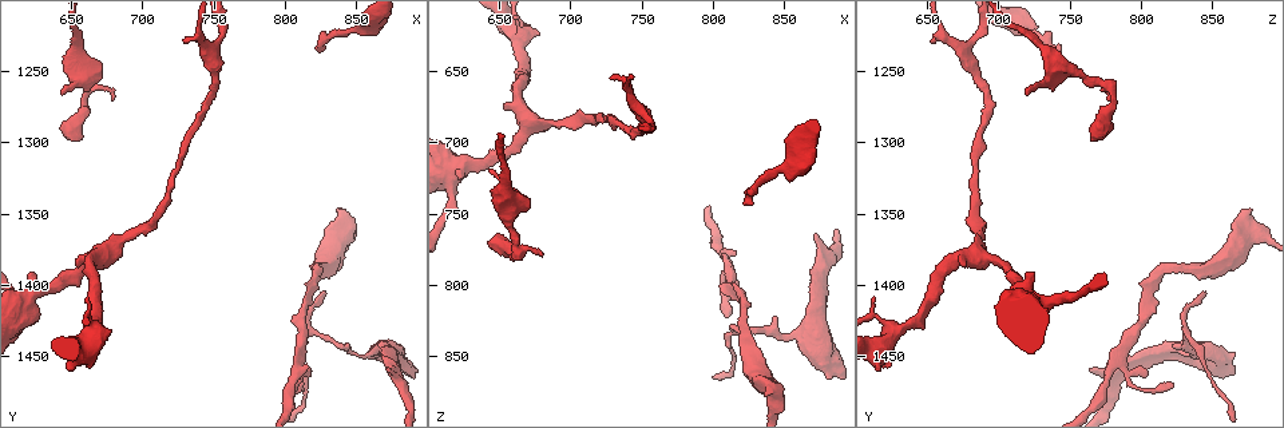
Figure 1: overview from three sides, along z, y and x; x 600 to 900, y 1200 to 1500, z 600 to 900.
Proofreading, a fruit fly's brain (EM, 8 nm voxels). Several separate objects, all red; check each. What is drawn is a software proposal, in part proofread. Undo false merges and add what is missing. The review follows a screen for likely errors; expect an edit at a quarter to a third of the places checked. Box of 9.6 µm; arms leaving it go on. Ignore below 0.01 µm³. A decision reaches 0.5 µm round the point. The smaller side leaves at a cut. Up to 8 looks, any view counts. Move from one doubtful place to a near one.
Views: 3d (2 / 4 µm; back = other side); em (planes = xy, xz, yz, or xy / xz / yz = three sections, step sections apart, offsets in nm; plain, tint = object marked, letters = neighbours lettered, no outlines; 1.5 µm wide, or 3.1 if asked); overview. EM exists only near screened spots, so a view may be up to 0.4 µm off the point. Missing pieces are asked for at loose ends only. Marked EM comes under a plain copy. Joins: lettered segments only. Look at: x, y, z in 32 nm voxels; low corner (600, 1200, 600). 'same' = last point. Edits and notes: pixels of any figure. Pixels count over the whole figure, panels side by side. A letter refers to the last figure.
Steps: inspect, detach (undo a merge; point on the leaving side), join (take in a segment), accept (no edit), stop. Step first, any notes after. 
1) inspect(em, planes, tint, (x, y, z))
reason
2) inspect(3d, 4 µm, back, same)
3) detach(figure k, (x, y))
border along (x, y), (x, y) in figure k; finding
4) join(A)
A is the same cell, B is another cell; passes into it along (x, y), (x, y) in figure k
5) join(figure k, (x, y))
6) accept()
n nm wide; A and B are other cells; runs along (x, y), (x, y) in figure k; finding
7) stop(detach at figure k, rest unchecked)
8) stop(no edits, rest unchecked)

inspect(3d, 2 µm, (826, 1236, 744))
free end

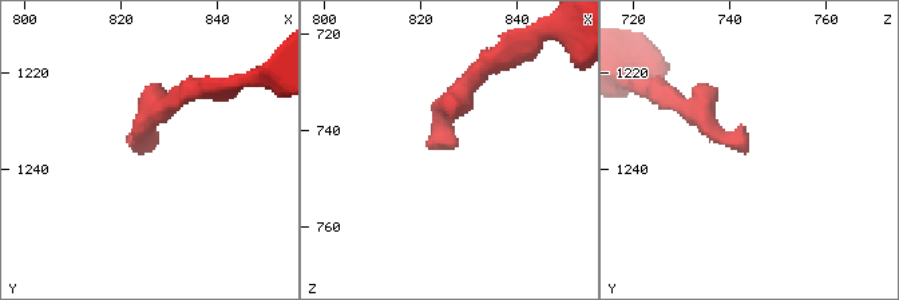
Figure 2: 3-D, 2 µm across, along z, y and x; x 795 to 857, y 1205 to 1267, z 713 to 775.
inspect(em, xy, step 4, letters, (826, 1237, 744))
need the tissue

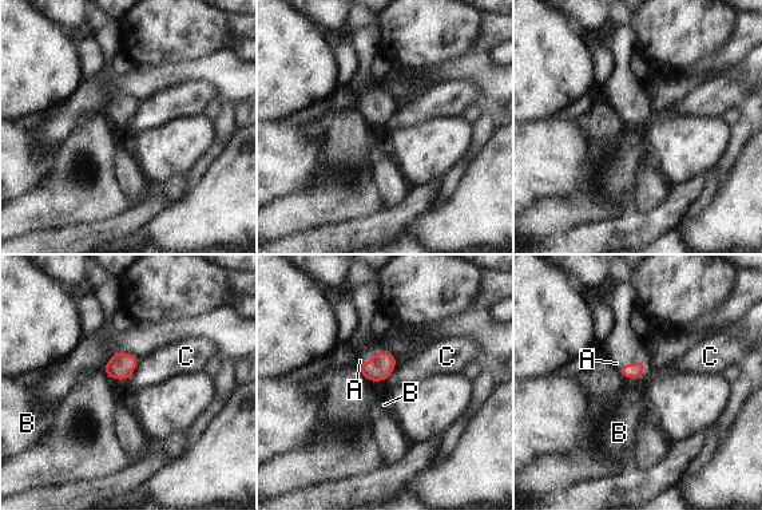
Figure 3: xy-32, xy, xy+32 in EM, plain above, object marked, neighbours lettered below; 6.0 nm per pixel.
inspect(em, planes, letters, same)

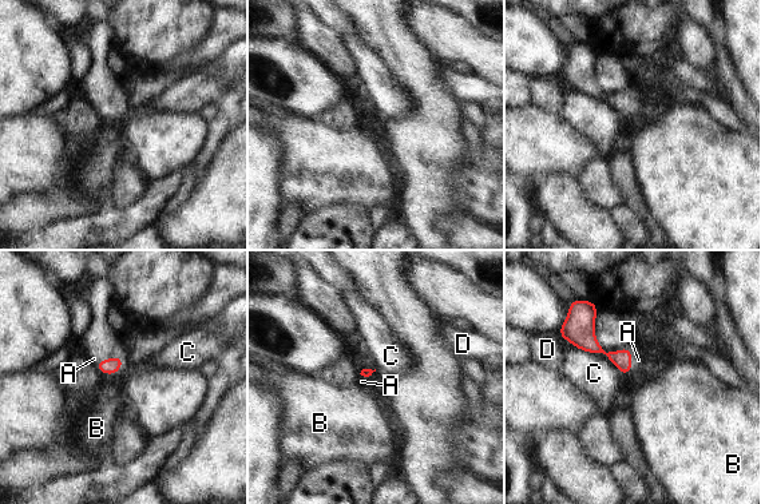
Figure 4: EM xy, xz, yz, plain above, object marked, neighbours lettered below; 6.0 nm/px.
join(figure 4, (94, 358))
C touches over 380 nm; A is the same cell, B, C and D are other cells; passes into it along (110, 365), (109, 358), (94, 358) in figure 4; it goes on there

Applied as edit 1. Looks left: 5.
inspect(3d, 2 µm, (680, 1272, 776))
branch stops here

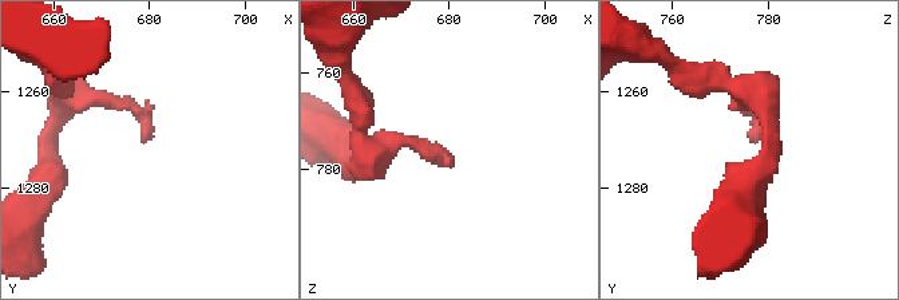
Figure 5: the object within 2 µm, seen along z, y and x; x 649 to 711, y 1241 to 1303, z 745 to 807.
inspect(em, planes, letters, (680, 1270, 777))
shape alone is not enough

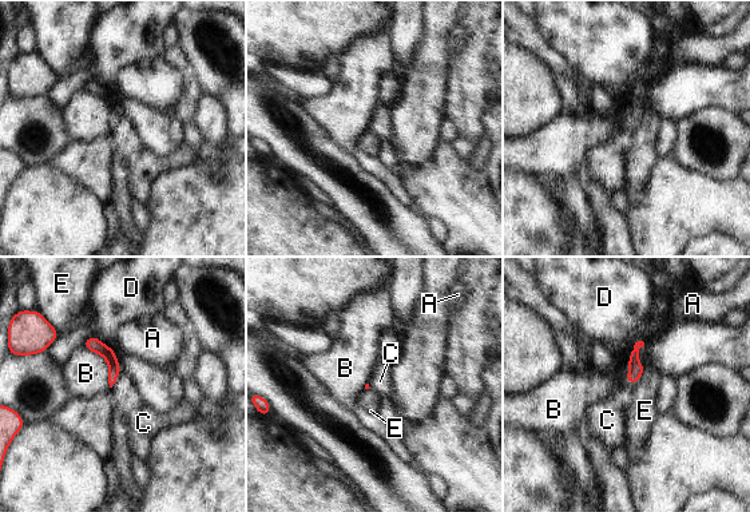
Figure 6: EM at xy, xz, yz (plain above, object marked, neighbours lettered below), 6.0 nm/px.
accept()
B touches over 300 nm; A, B, C, D and E are other cells; runs along (91, 340), (111, 360), (111, 380) in figure 6; no lettered segment goes on from it

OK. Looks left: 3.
inspect(em, planes, letters, (872, 1446, 818))
calibre changes

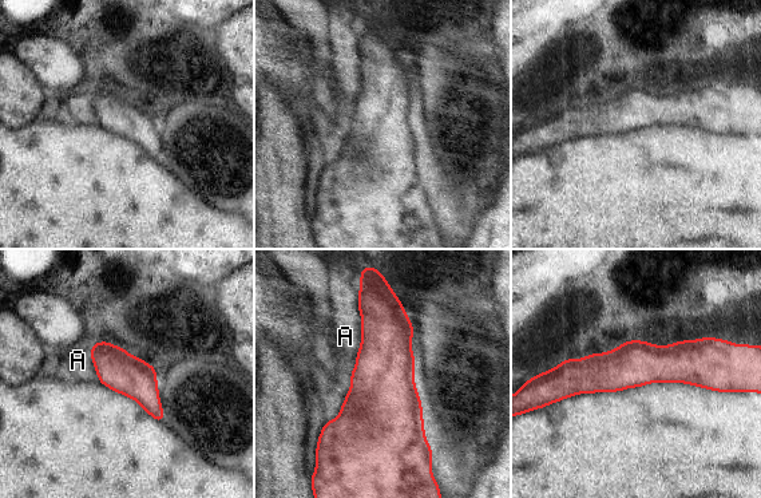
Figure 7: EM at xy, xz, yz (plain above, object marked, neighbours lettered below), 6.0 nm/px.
accept()
A touches over 550 nm; A is another cell; border along (360, 288), (361, 343), (349, 375) in figure 7; all the same neuron

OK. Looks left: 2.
stop(join at figure 4, rest unchecked)

